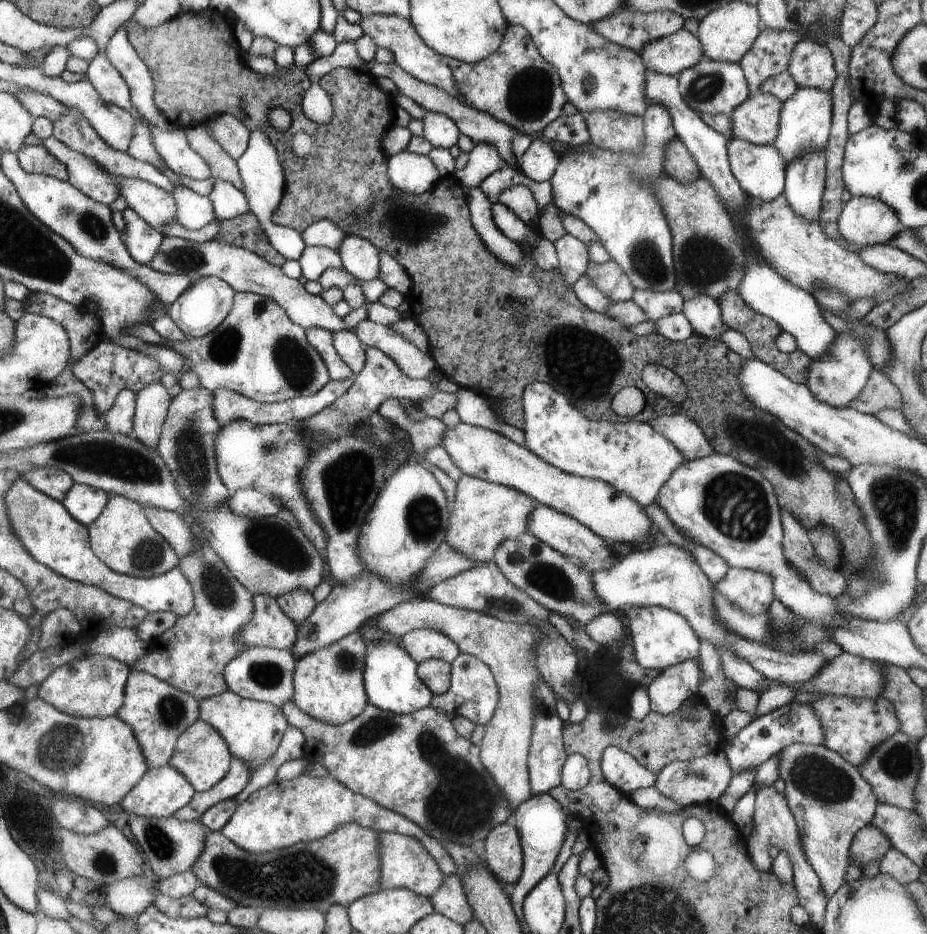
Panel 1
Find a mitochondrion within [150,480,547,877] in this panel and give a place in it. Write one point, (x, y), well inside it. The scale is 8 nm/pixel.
(462, 795)

